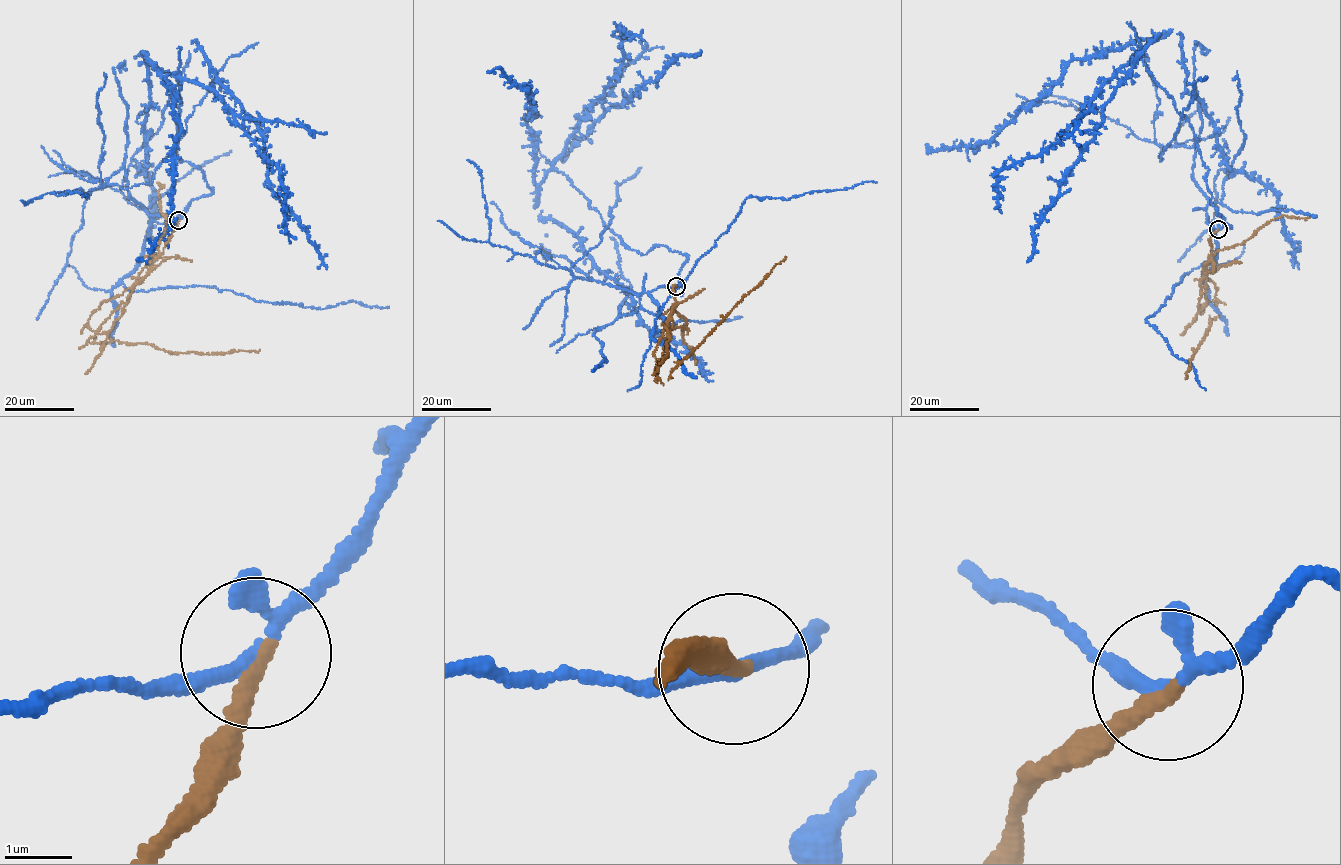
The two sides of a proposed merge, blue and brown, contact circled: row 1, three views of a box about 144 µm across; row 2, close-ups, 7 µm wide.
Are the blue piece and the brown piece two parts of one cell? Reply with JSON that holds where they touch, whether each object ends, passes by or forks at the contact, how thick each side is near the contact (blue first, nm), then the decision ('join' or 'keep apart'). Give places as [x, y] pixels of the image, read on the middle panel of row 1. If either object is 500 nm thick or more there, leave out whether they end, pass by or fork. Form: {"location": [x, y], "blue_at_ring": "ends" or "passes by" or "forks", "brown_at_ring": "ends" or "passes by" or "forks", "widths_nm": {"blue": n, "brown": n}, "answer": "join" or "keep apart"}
{"location": [676, 286], "blue_at_ring": "forks", "brown_at_ring": "ends", "widths_nm": {"blue": 170, "brown": 240}, "answer": "keep apart"}

